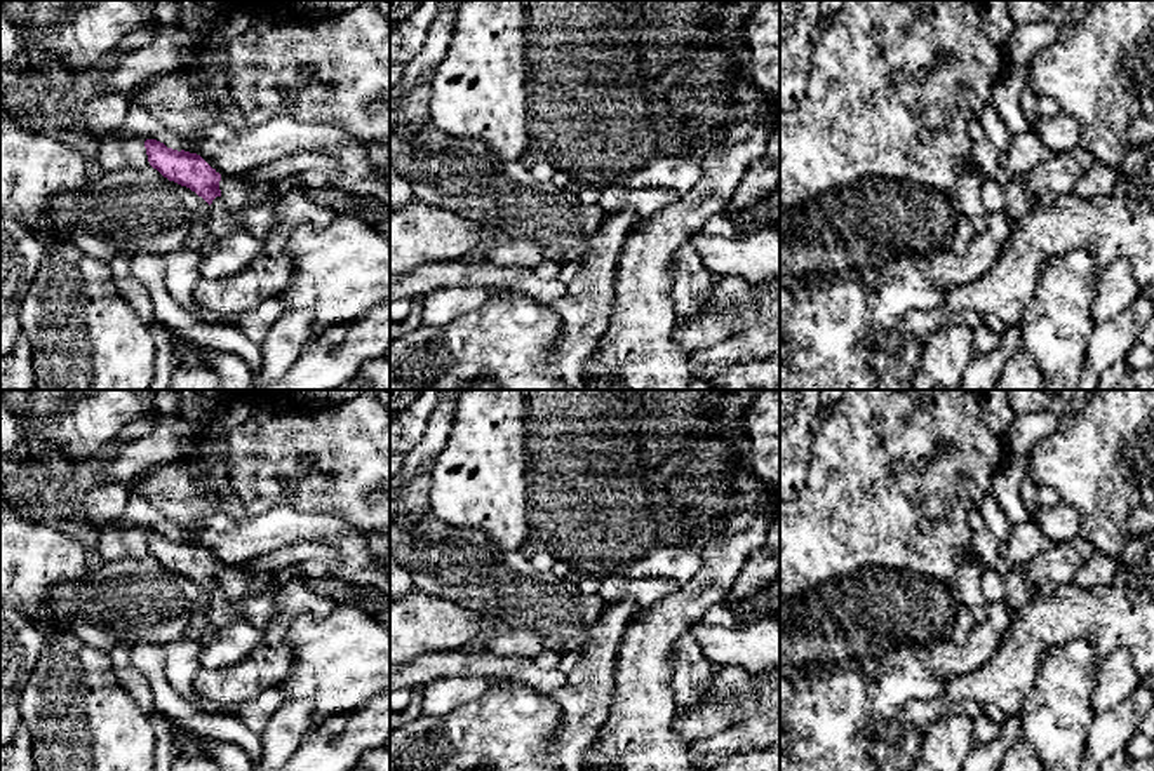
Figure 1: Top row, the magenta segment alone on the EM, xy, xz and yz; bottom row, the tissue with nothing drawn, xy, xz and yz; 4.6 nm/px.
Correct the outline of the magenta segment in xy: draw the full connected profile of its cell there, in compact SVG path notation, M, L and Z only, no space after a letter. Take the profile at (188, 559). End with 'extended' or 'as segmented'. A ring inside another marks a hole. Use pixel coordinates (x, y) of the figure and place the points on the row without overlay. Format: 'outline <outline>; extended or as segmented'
outline M146 529L144 538L153 559L169 571L190 578L209 595L216 587L223 588L226 599L252 597L282 587L275 573L247 573L242 567L223 566L197 543L167 538L157 529Z; extended

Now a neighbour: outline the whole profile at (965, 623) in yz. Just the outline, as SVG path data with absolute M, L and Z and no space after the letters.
M959 604L956 621L950 628L950 640L954 642L966 642L973 628L976 627L976 621L973 620L973 614Z

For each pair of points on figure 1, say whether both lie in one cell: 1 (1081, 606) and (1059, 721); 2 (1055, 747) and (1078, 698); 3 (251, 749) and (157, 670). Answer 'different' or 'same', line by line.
1: different
2: same
3: same

